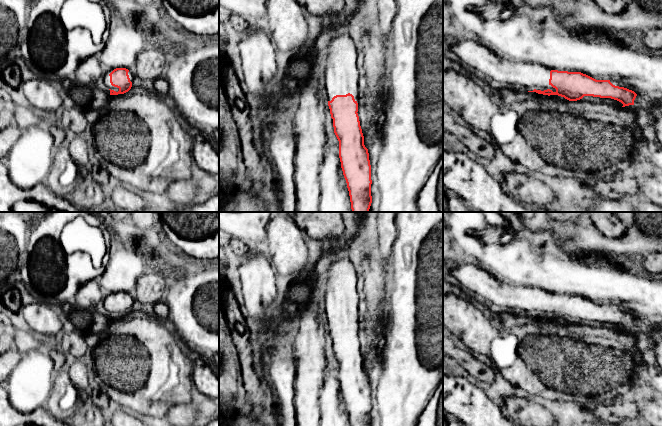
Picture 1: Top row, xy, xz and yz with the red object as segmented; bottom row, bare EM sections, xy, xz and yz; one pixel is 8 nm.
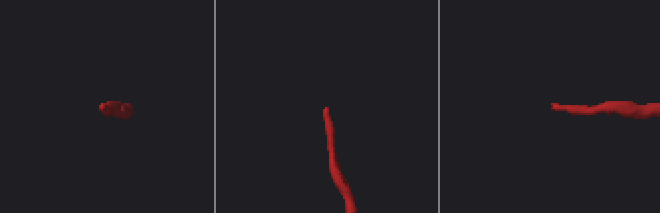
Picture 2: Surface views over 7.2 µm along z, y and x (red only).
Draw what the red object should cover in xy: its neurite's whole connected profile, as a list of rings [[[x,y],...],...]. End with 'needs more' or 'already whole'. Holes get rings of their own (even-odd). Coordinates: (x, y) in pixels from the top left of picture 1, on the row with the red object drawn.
[[[116,68],[106,72],[103,78],[104,84],[109,88],[110,95],[124,94],[132,87],[132,72],[126,68]]]; needs more

